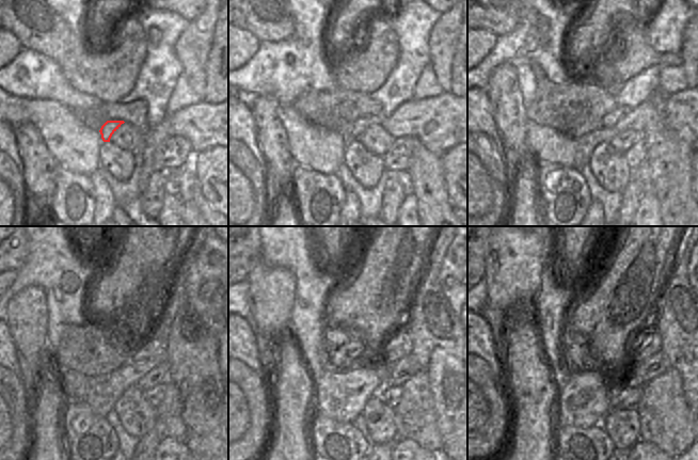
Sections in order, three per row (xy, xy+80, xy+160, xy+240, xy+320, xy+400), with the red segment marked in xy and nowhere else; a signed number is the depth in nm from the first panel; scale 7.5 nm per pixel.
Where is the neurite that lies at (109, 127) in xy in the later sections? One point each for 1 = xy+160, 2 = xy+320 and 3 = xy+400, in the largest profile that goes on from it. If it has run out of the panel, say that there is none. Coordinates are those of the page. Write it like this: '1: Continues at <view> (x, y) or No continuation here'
1: Continues at xy+160 (609, 120)
2: Continues at xy+320 (399, 345)
3: Continues at xy+400 (649, 344)

